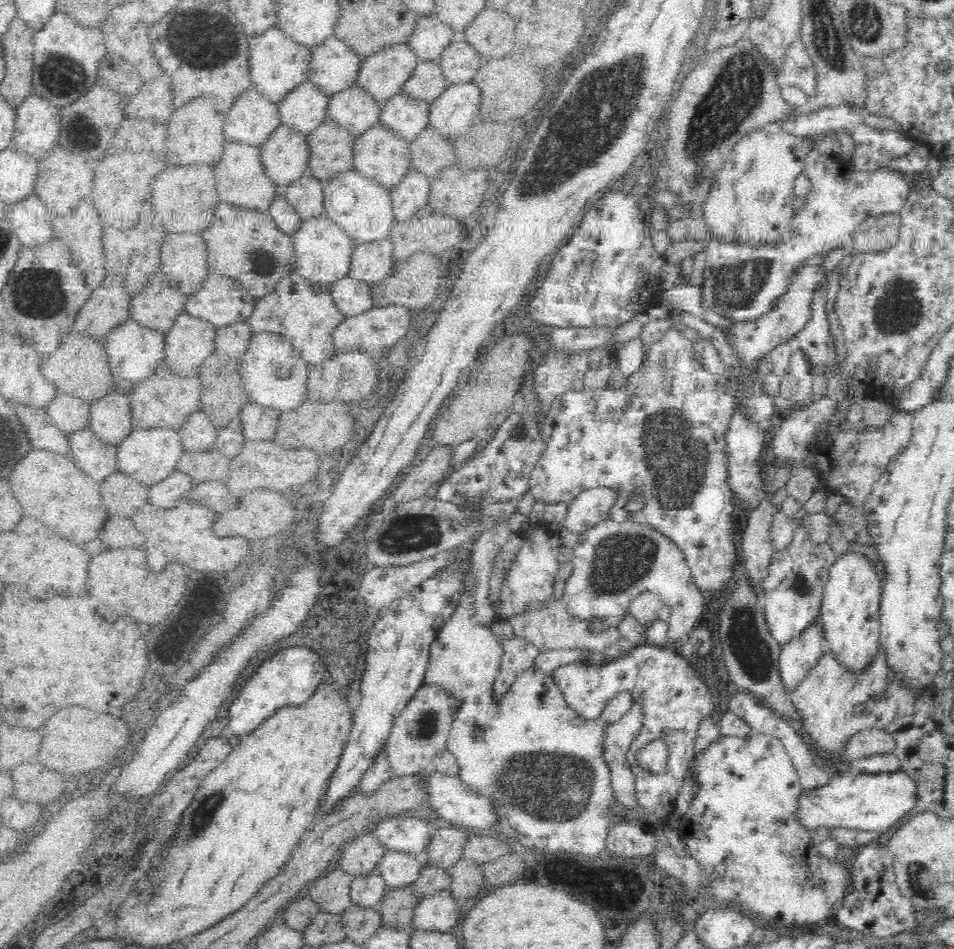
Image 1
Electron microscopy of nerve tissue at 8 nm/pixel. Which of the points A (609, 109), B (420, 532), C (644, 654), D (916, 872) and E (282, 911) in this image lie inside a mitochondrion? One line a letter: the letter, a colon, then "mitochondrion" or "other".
A: mitochondrion
B: mitochondrion
C: other
D: mitochondrion
E: other

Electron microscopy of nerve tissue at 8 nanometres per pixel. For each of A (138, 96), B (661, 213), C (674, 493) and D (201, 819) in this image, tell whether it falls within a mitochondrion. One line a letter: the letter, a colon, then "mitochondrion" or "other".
A: other
B: other
C: mitochondrion
D: mitochondrion

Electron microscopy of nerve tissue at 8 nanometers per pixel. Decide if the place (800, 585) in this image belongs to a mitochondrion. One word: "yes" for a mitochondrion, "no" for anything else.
yes

